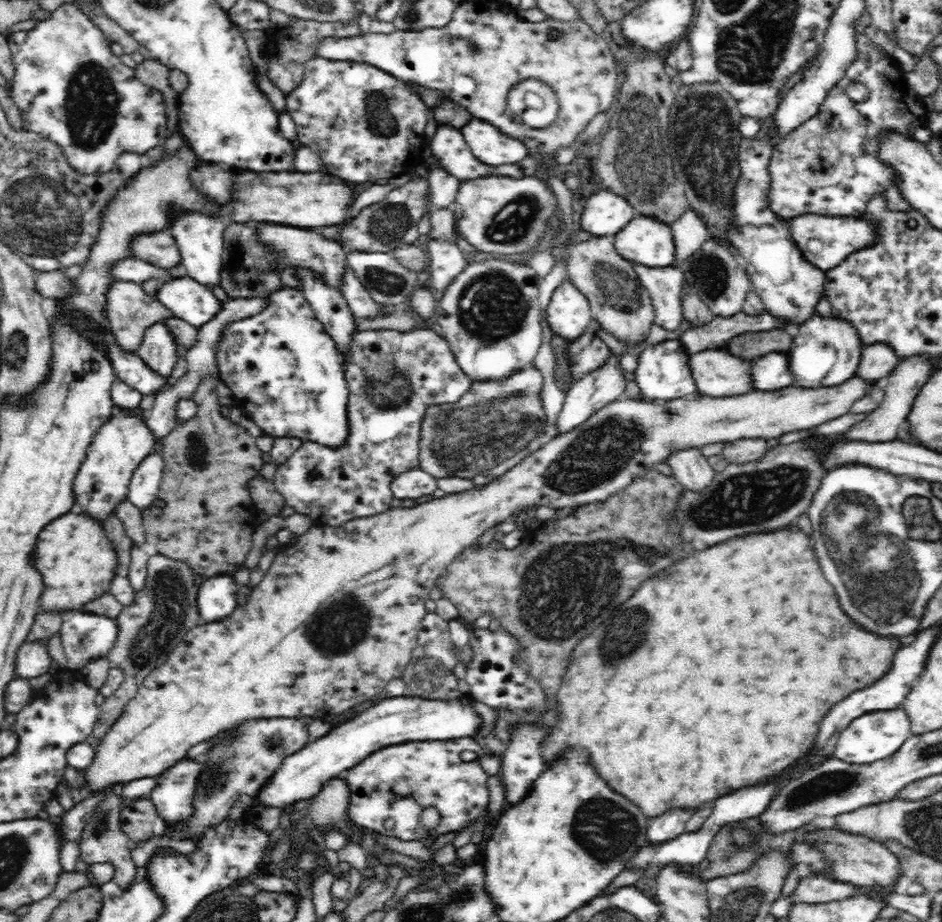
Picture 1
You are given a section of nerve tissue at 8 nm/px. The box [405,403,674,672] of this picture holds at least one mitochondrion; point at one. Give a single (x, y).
(596, 456)

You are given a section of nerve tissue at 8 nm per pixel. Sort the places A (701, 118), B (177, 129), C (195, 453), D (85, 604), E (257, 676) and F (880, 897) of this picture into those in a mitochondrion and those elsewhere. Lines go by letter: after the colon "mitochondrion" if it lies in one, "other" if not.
A: mitochondrion
B: other
C: mitochondrion
D: other
E: other
F: other

